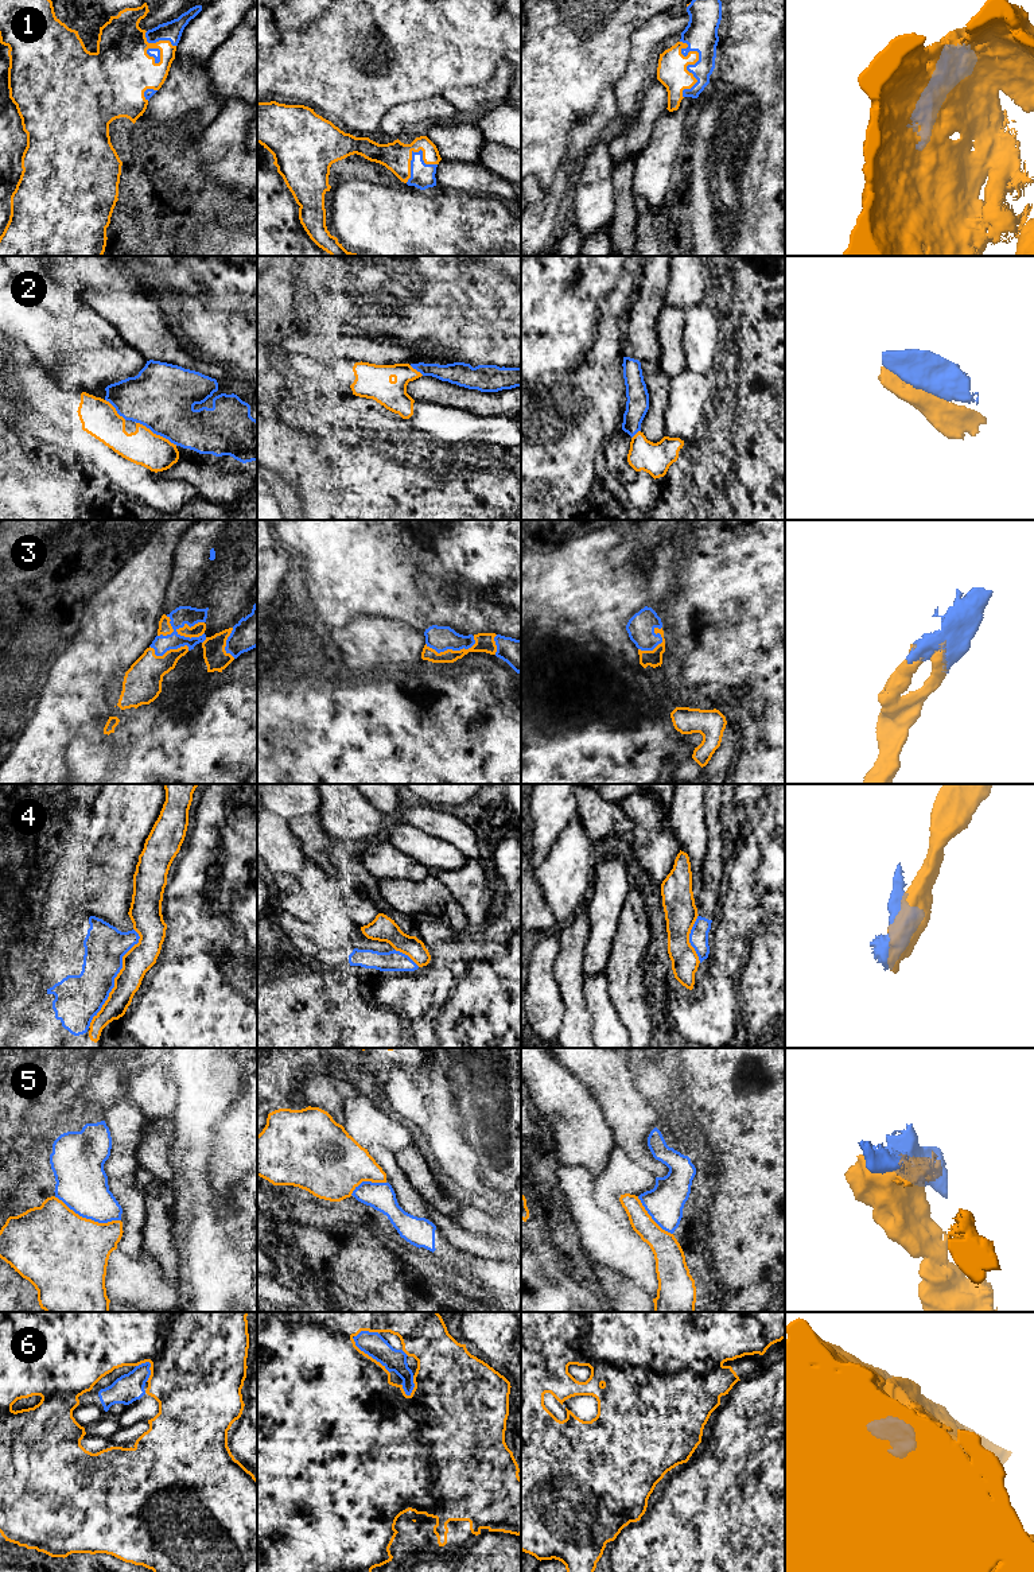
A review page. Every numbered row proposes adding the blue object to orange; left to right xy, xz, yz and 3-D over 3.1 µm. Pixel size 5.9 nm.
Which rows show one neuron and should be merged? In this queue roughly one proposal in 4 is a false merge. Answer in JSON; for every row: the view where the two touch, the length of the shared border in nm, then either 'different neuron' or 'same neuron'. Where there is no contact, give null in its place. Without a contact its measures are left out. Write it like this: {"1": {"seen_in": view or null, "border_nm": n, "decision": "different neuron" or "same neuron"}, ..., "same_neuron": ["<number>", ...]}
{"1": {"seen_in": "yz", "border_nm": 340, "decision": "same neuron"}, "2": {"seen_in": "xy", "border_nm": 280, "decision": "different neuron"}, "3": {"seen_in": "xy", "border_nm": 300, "decision": "same neuron"}, "4": {"seen_in": "xy", "border_nm": 650, "decision": "different neuron"}, "5": {"seen_in": "xy", "border_nm": 420, "decision": "different neuron"}, "6": {"seen_in": "xz", "border_nm": 320, "decision": "same neuron"}, "same_neuron": ["1", "3", "6"]}

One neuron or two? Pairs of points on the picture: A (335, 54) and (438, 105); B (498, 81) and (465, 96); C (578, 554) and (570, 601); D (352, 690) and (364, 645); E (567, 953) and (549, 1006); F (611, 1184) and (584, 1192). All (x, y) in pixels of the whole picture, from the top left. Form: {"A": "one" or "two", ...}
{"A": "two", "B": "one", "C": "one", "D": "two", "E": "two", "F": "two"}

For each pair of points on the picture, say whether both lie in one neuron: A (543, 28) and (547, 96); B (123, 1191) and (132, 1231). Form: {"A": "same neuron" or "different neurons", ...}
{"A": "same neuron", "B": "same neuron"}

